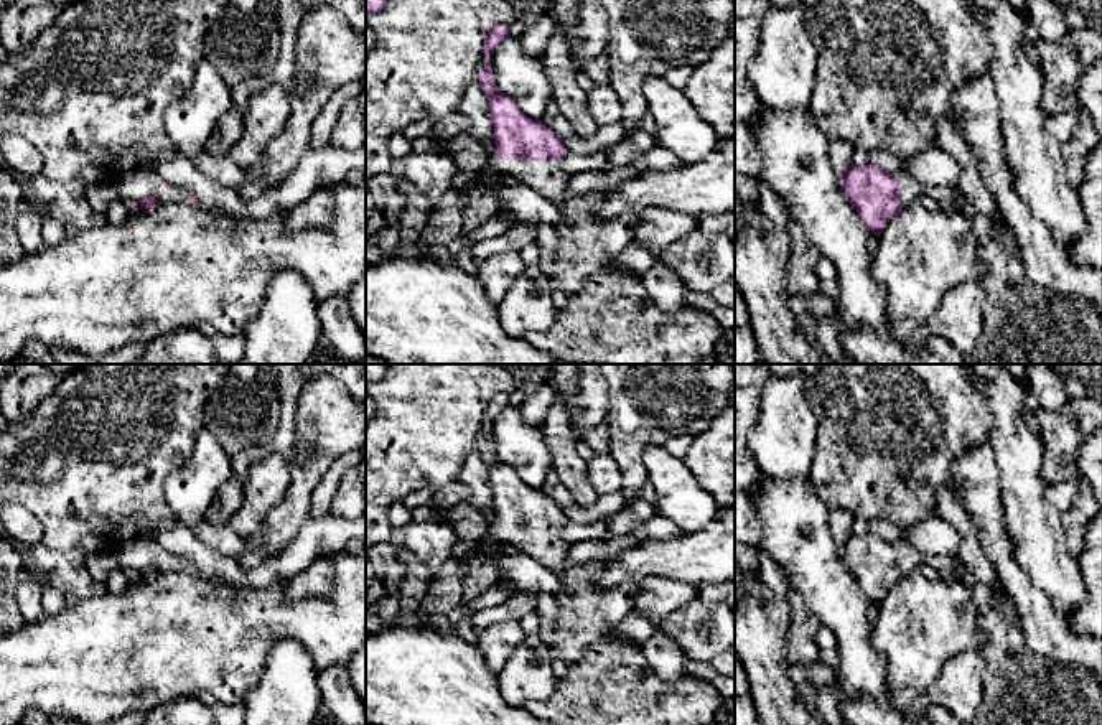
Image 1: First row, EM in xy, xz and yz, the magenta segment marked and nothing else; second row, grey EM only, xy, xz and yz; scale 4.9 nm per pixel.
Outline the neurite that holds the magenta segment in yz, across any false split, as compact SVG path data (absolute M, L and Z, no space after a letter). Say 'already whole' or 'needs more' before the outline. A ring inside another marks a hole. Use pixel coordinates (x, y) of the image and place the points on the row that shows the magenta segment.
needs more; M852 165L840 176L842 189L871 234L880 236L903 206L916 203L922 185L903 168L888 173L878 166Z

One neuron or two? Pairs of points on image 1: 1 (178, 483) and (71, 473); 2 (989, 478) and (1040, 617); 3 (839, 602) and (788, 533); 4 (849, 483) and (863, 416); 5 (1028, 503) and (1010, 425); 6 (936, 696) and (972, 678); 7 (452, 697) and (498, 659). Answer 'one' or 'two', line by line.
1: two
2: one
3: one
4: one
5: one
6: one
7: two

